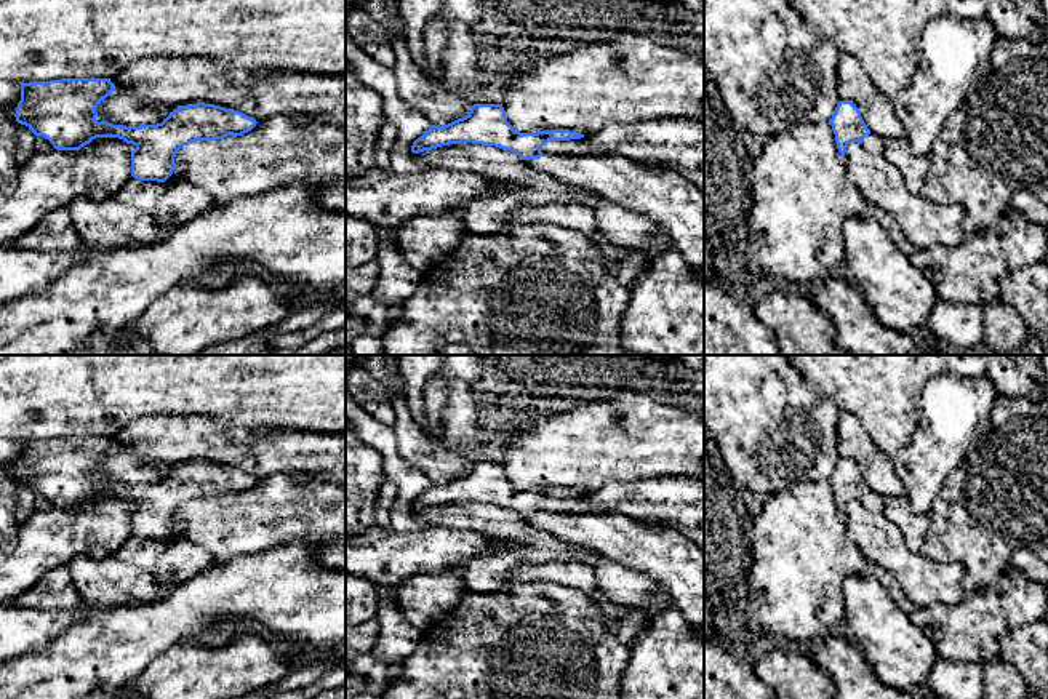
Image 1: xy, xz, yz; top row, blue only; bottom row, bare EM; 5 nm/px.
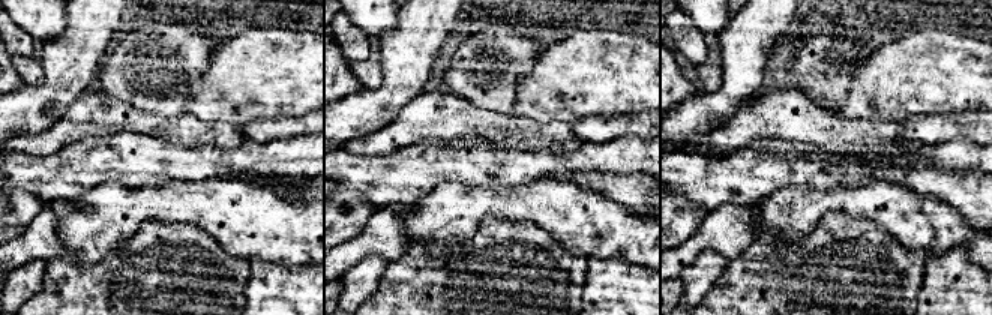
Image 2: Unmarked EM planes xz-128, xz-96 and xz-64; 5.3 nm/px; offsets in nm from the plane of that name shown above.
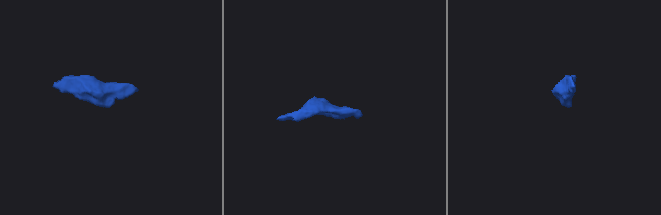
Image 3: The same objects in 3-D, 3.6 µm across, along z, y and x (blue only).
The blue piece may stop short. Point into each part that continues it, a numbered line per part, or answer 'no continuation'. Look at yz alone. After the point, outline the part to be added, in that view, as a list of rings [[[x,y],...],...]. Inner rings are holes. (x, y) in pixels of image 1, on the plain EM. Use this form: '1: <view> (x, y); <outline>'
1: yz (876, 503); [[[870,491],[869,494],[864,496],[862,502],[867,502],[869,510],[872,510],[872,512],[883,512],[886,497]]]

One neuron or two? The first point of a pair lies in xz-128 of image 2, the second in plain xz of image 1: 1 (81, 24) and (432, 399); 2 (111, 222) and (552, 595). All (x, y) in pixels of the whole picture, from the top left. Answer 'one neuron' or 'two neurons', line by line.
1: one neuron
2: two neurons

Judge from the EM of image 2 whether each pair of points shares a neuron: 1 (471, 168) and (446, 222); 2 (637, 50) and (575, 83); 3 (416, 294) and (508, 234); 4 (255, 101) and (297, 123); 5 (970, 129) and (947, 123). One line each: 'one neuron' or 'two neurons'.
1: two neurons
2: one neuron
3: one neuron
4: two neurons
5: one neuron

